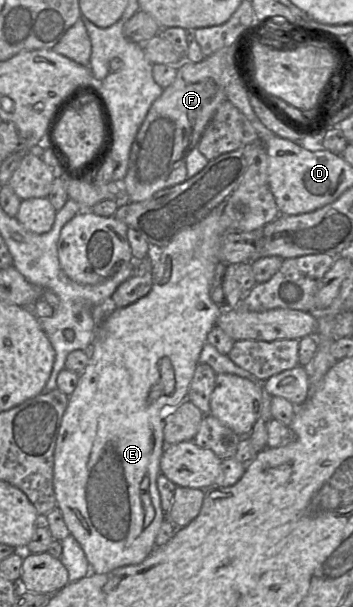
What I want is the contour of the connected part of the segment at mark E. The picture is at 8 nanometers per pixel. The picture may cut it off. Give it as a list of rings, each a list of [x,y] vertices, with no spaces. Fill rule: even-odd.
[[[222,202],[222,203],[221,203],[221,204],[219,204],[219,205],[218,205],[218,206],[216,206],[216,207],[215,207],[215,208],[213,208],[213,209],[212,209],[212,210],[211,210],[211,211],[210,211],[210,213],[209,213],[209,214],[208,214],[208,215],[207,215],[207,216],[205,216],[205,217],[204,217],[204,218],[203,218],[203,219],[202,219],[202,220],[200,220],[200,221],[199,221],[199,222],[197,222],[197,223],[195,223],[195,224],[194,224],[194,225],[192,225],[192,226],[189,226],[189,227],[187,227],[187,228],[184,228],[184,229],[182,229],[182,230],[180,230],[180,231],[179,231],[179,232],[178,232],[178,233],[176,233],[176,234],[175,234],[175,235],[174,235],[174,236],[173,236],[173,237],[172,237],[172,239],[171,239],[171,240],[170,240],[170,241],[169,241],[169,243],[168,243],[168,244],[167,244],[167,245],[166,245],[166,246],[165,246],[165,247],[163,247],[163,248],[162,248],[162,249],[159,249],[159,250],[157,250],[157,251],[156,251],[156,253],[155,253],[155,252],[151,252],[151,247],[150,247],[150,252],[149,252],[149,254],[148,254],[148,256],[147,256],[147,257],[149,257],[149,258],[150,258],[150,260],[151,260],[151,262],[152,262],[152,287],[151,287],[151,290],[150,290],[150,292],[149,292],[149,293],[148,293],[148,294],[147,294],[147,295],[146,295],[146,296],[144,296],[144,297],[143,297],[143,298],[141,298],[141,299],[139,299],[139,300],[137,300],[137,301],[136,301],[136,302],[134,302],[134,303],[132,303],[132,304],[130,304],[130,305],[128,305],[128,306],[126,306],[126,307],[122,307],[122,308],[115,308],[115,309],[113,309],[113,310],[111,310],[111,311],[110,311],[110,312],[109,312],[109,314],[108,314],[108,315],[107,315],[107,316],[106,316],[106,318],[105,318],[105,319],[104,319],[104,321],[103,321],[103,322],[102,322],[102,324],[101,324],[101,325],[99,325],[99,326],[98,326],[98,327],[97,327],[97,328],[95,328],[95,331],[94,331],[94,342],[93,342],[93,343],[92,343],[92,346],[91,346],[91,348],[90,348],[90,351],[89,351],[89,361],[88,361],[88,364],[87,364],[87,366],[86,366],[86,368],[85,368],[85,370],[84,370],[84,371],[83,371],[83,372],[82,372],[82,373],[81,373],[81,374],[80,374],[80,375],[79,375],[79,381],[78,381],[78,384],[77,384],[77,387],[76,387],[76,388],[75,388],[75,390],[74,390],[74,391],[73,391],[73,393],[72,393],[72,394],[71,394],[71,395],[69,395],[69,398],[68,398],[68,405],[67,405],[67,408],[66,408],[66,410],[65,410],[65,412],[64,412],[64,415],[63,415],[63,417],[62,417],[62,422],[61,422],[61,425],[60,425],[60,429],[59,429],[59,433],[58,433],[58,436],[57,436],[57,440],[56,440],[56,446],[55,446],[55,450],[54,450],[54,474],[53,474],[53,486],[54,486],[54,492],[55,492],[55,497],[56,497],[56,506],[57,506],[57,507],[58,507],[58,508],[59,508],[59,509],[60,509],[60,510],[61,510],[61,512],[62,512],[62,515],[63,515],[63,519],[64,519],[64,521],[65,521],[65,524],[66,524],[66,525],[67,525],[67,527],[68,527],[68,529],[69,529],[69,531],[70,531],[70,534],[71,534],[71,535],[72,535],[72,536],[73,536],[73,537],[75,537],[75,538],[76,538],[76,540],[77,540],[77,541],[78,541],[78,542],[79,542],[79,544],[80,544],[80,545],[81,545],[81,547],[82,547],[82,549],[83,549],[83,551],[84,551],[84,553],[85,553],[85,555],[86,555],[86,557],[87,557],[87,560],[88,560],[88,562],[89,562],[89,564],[90,564],[90,567],[91,567],[91,572],[95,572],[95,573],[98,573],[98,574],[103,574],[103,573],[107,573],[107,572],[110,572],[110,571],[112,571],[112,570],[114,570],[114,569],[116,569],[116,568],[119,568],[119,567],[122,567],[122,566],[126,566],[126,565],[133,565],[133,564],[139,564],[139,563],[141,563],[141,562],[142,562],[142,561],[143,561],[143,560],[145,560],[145,559],[146,559],[146,558],[147,558],[147,557],[148,557],[148,556],[149,556],[149,555],[150,555],[150,554],[151,554],[151,553],[152,553],[152,552],[153,552],[153,550],[154,550],[154,549],[155,549],[155,547],[156,547],[156,537],[157,537],[157,534],[158,534],[158,532],[159,532],[159,530],[160,530],[160,527],[161,527],[161,525],[162,525],[162,523],[163,523],[163,522],[164,522],[164,521],[165,521],[165,520],[166,520],[166,516],[167,516],[167,514],[166,514],[166,513],[165,513],[165,512],[164,512],[164,511],[163,511],[163,509],[162,509],[162,506],[161,506],[161,499],[160,499],[160,494],[159,494],[159,491],[158,491],[158,487],[157,487],[157,478],[158,478],[158,476],[159,476],[159,474],[161,474],[161,471],[160,471],[160,460],[161,460],[161,457],[162,457],[162,454],[163,454],[163,452],[164,452],[164,450],[165,450],[165,447],[166,447],[166,443],[165,443],[165,440],[164,440],[164,434],[163,434],[163,427],[164,427],[164,414],[165,414],[165,413],[166,413],[166,412],[168,412],[168,411],[169,411],[169,410],[173,410],[173,408],[176,408],[176,407],[178,407],[178,406],[179,406],[179,405],[180,405],[180,404],[181,404],[181,403],[183,403],[183,402],[184,402],[184,401],[185,401],[185,400],[186,400],[186,399],[187,399],[187,395],[188,395],[188,391],[189,391],[189,386],[190,386],[190,383],[191,383],[191,380],[192,380],[192,378],[193,378],[193,375],[194,375],[194,372],[195,372],[195,370],[196,370],[196,366],[197,366],[197,364],[198,364],[198,363],[199,363],[199,355],[200,355],[200,353],[201,353],[201,350],[202,350],[202,348],[203,348],[203,346],[204,346],[204,344],[205,344],[205,343],[206,343],[206,339],[207,339],[207,335],[208,335],[208,333],[209,333],[209,332],[210,332],[210,331],[211,331],[211,329],[212,329],[212,328],[213,328],[213,327],[214,327],[214,326],[215,326],[215,323],[216,323],[216,320],[217,320],[217,318],[218,318],[218,317],[219,317],[219,315],[220,315],[220,314],[221,314],[221,313],[222,313],[222,311],[221,311],[221,310],[220,310],[220,308],[219,308],[219,307],[218,307],[218,306],[217,306],[217,305],[216,305],[216,304],[215,304],[215,303],[214,303],[214,302],[213,302],[213,301],[212,301],[212,299],[211,299],[211,298],[210,298],[210,295],[209,295],[209,289],[210,289],[210,285],[211,285],[211,282],[212,282],[212,279],[213,279],[213,276],[214,276],[214,271],[215,271],[215,266],[216,266],[216,265],[217,265],[217,264],[218,264],[218,263],[219,263],[219,259],[218,259],[218,252],[219,252],[219,249],[220,249],[220,242],[221,242],[221,238],[222,238],[222,236],[223,236],[223,235],[224,235],[224,234],[225,234],[225,233],[227,233],[227,232],[237,232],[237,231],[234,231],[234,230],[233,230],[233,229],[231,229],[231,220],[230,220],[230,218],[229,218],[229,217],[227,217],[227,216],[226,216],[226,215],[225,215],[225,214],[224,214],[224,212],[223,212],[223,202]]]

